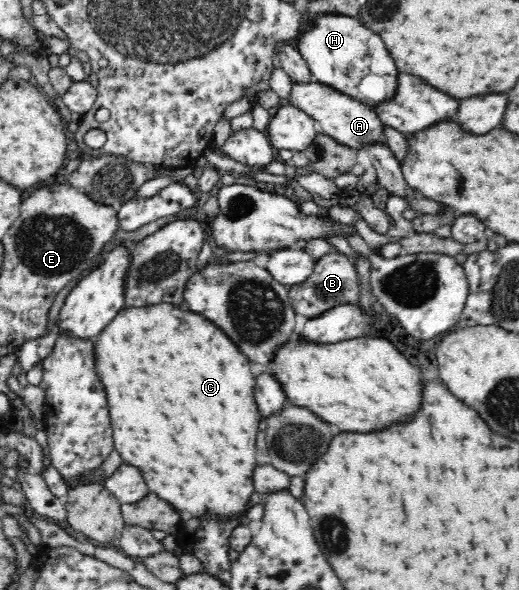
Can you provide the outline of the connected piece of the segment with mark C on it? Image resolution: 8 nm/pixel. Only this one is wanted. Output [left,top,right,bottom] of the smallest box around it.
[94,305,262,525]

